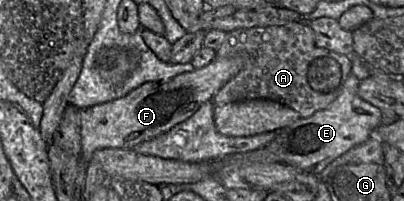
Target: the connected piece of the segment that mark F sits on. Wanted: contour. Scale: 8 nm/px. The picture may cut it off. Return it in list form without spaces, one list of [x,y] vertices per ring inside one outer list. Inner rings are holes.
[[[248,55],[216,58],[205,67],[180,74],[168,81],[145,82],[123,97],[81,109],[81,147],[82,158],[86,162],[86,172],[92,155],[96,150],[105,148],[133,149],[139,143],[164,134],[177,124],[190,118],[203,103],[213,101],[213,97],[217,92],[250,62],[251,57]]]

